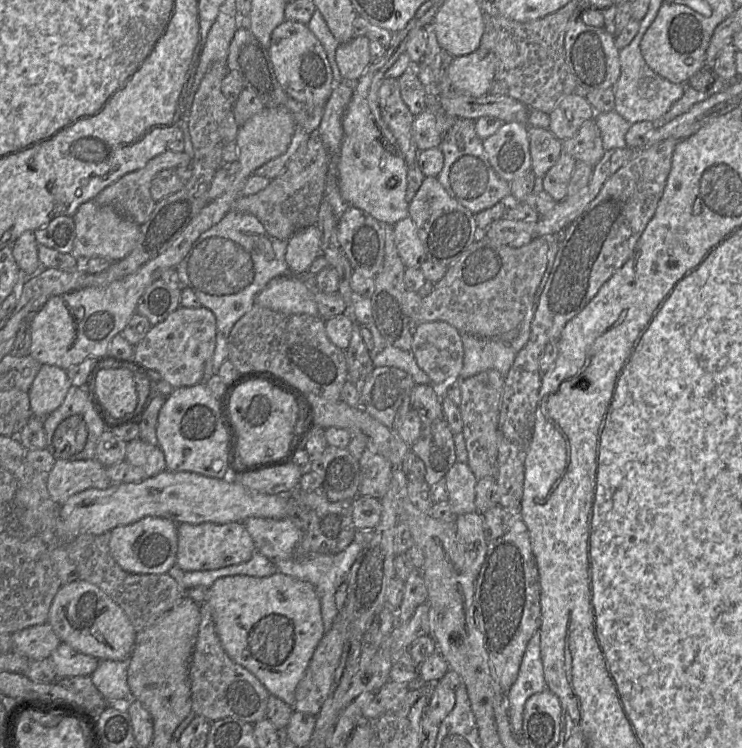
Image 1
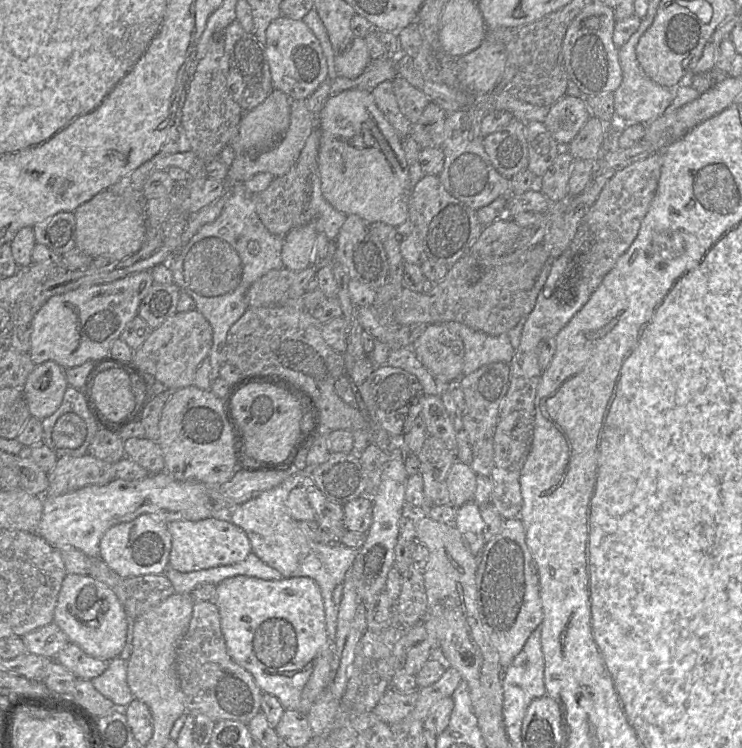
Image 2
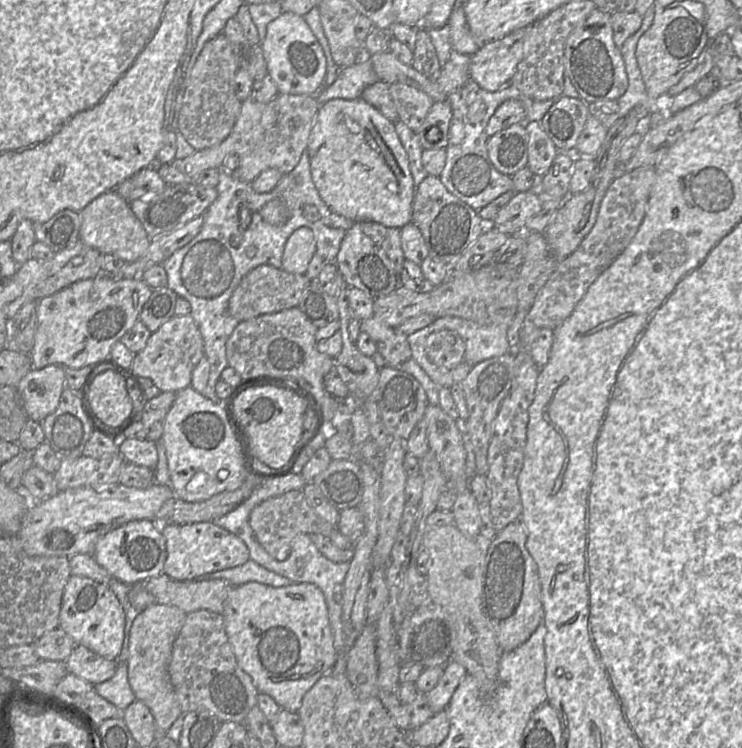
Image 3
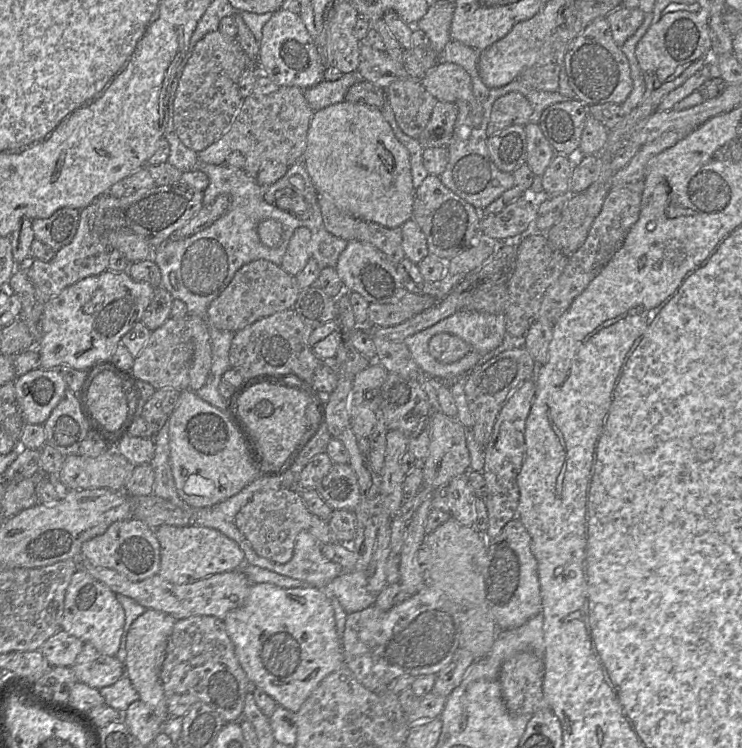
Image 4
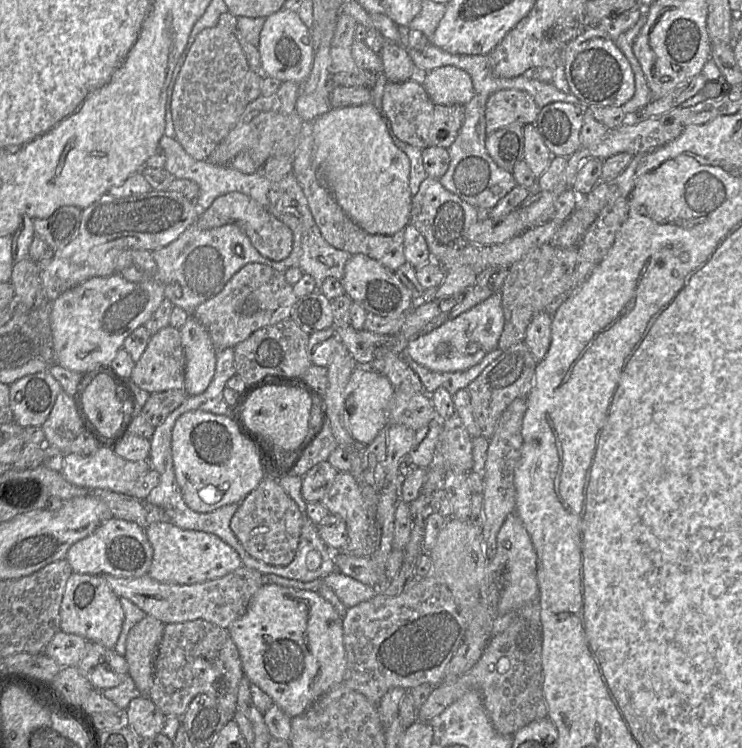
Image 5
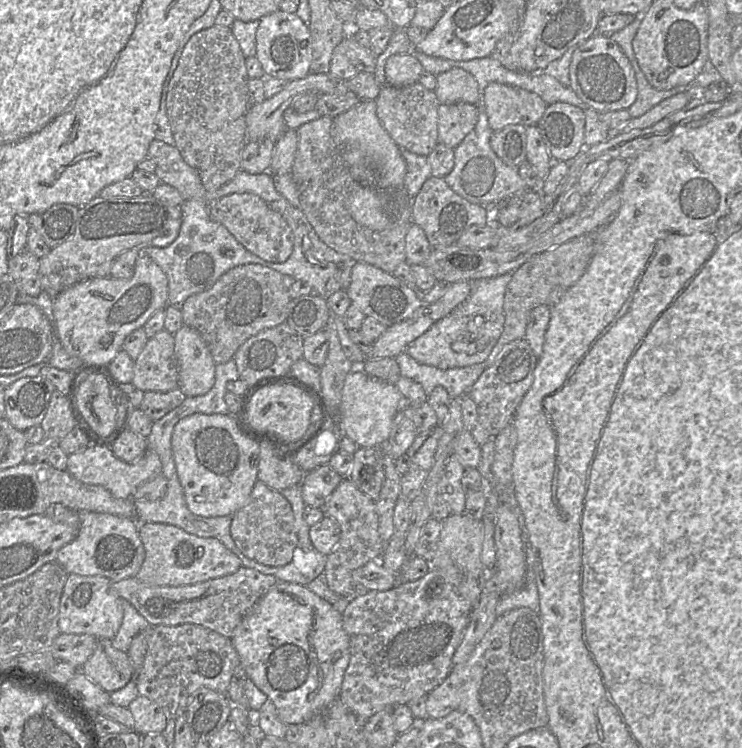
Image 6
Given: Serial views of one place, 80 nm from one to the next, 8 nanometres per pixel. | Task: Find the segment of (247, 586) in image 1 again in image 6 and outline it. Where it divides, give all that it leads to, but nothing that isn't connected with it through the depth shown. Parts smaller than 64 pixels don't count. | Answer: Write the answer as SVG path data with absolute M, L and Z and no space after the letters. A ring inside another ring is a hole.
M278 581L252 607L231 638L247 678L275 705L286 725L304 723L323 711L341 692L350 661L349 637L340 610L305 585Z

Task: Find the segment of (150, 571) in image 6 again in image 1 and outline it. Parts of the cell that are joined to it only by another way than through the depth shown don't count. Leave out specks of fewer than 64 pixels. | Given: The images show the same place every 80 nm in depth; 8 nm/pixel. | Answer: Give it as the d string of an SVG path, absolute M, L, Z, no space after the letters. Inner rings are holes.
M243 522L216 524L180 523L177 525L175 564L185 571L215 570L247 562L256 551L255 543Z

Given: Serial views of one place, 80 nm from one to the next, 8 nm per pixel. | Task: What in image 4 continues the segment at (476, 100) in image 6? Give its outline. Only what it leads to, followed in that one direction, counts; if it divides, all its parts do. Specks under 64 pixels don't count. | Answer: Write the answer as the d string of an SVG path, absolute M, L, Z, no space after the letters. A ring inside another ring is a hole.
M438 63L425 74L421 83L437 101L456 103L472 94L470 75L454 63Z

